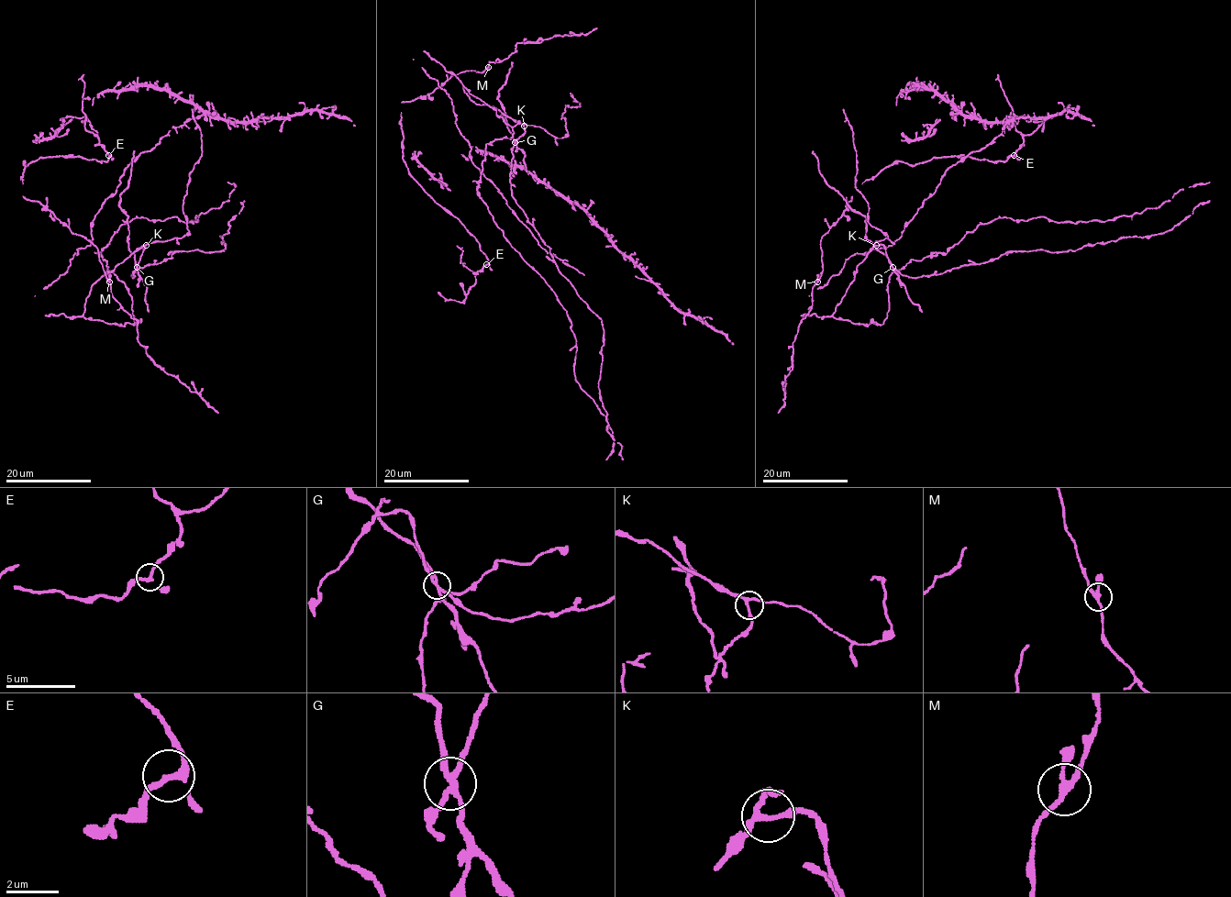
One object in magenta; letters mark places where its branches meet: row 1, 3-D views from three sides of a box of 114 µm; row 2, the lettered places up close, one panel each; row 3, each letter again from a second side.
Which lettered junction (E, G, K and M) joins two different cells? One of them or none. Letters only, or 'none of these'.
G

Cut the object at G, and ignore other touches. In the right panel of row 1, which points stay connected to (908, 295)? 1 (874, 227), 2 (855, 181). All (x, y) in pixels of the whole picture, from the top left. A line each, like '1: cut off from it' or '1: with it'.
1: cut off from it
2: cut off from it

